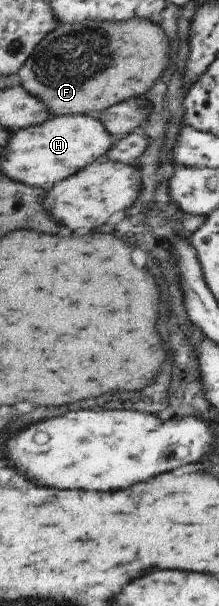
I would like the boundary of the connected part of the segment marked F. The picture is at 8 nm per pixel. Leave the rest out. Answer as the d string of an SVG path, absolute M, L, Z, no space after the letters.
M147 20L61 23L39 40L16 76L25 92L35 98L41 96L40 101L51 116L96 115L111 105L131 102L149 90L167 64L167 43L163 30Z

